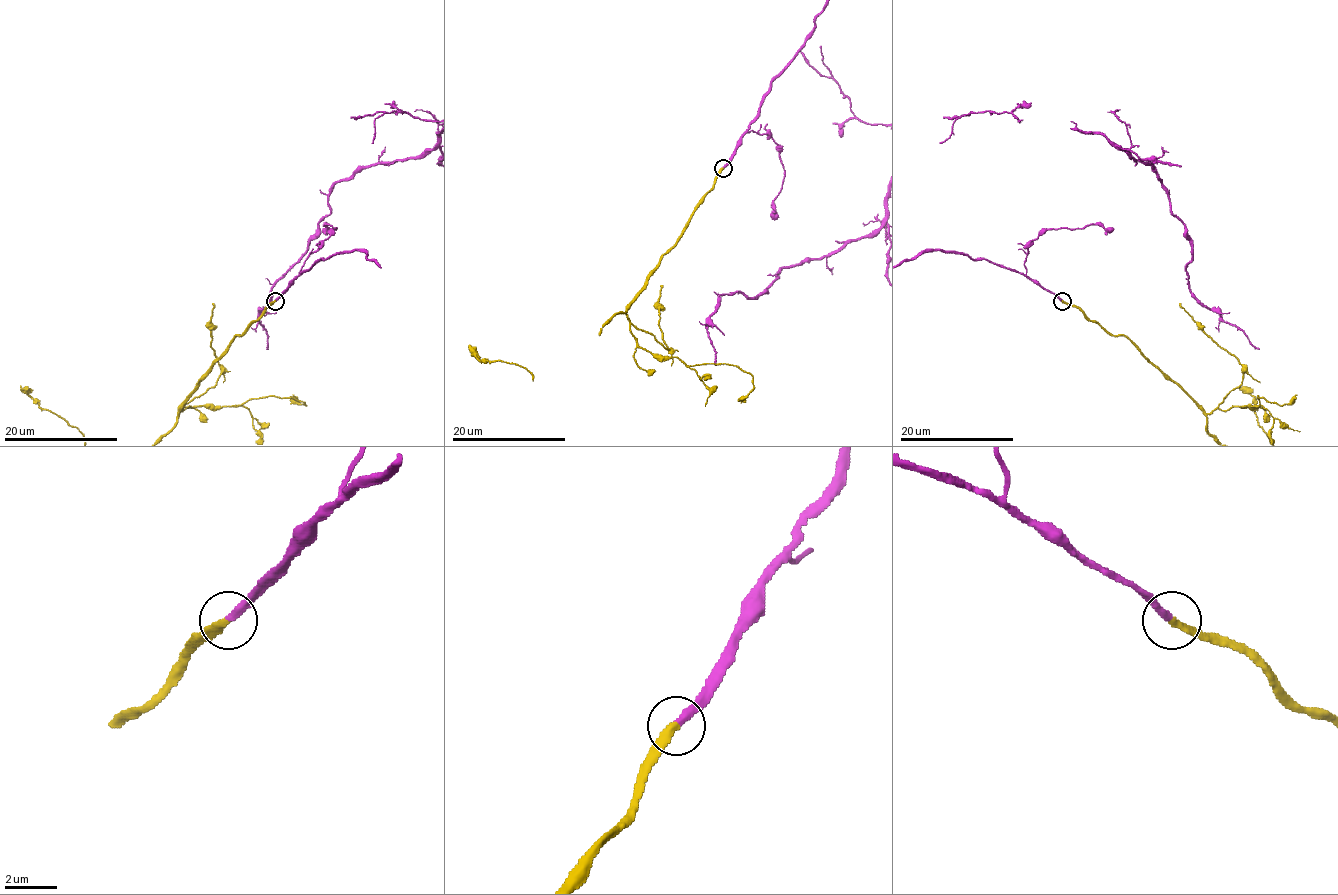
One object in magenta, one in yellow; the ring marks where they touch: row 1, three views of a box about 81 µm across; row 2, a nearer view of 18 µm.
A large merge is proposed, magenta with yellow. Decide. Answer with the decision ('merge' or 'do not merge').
merge

